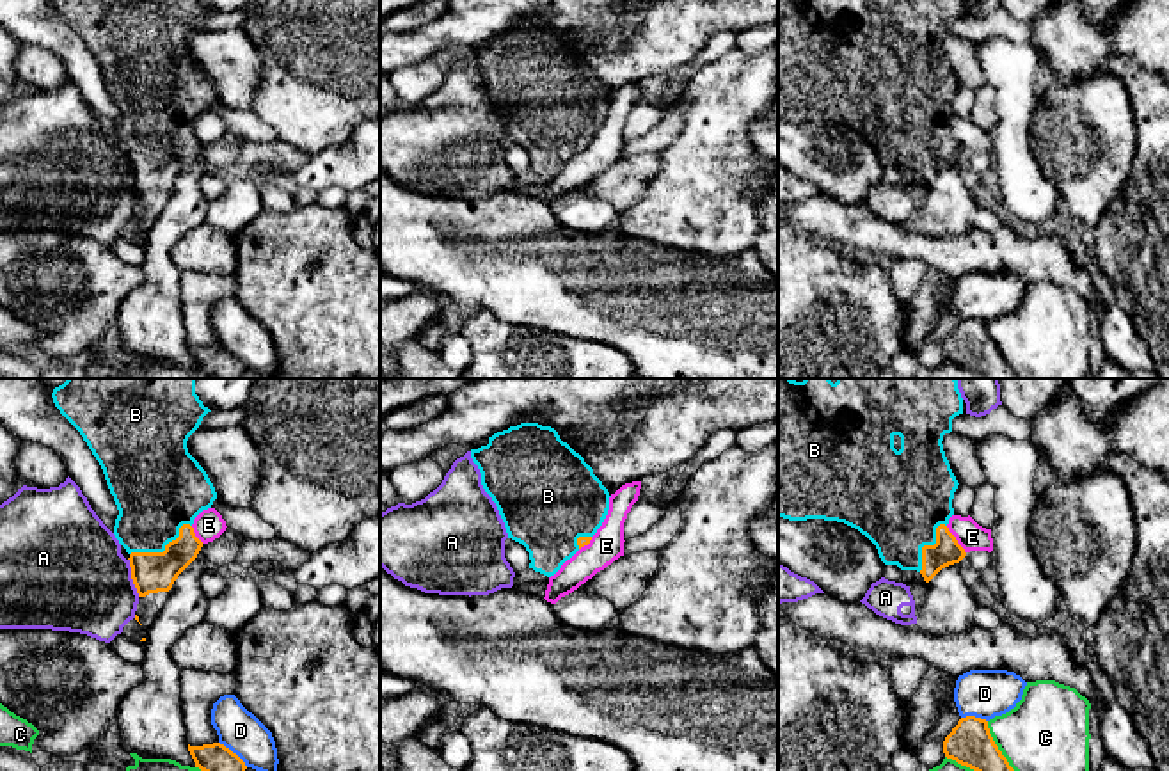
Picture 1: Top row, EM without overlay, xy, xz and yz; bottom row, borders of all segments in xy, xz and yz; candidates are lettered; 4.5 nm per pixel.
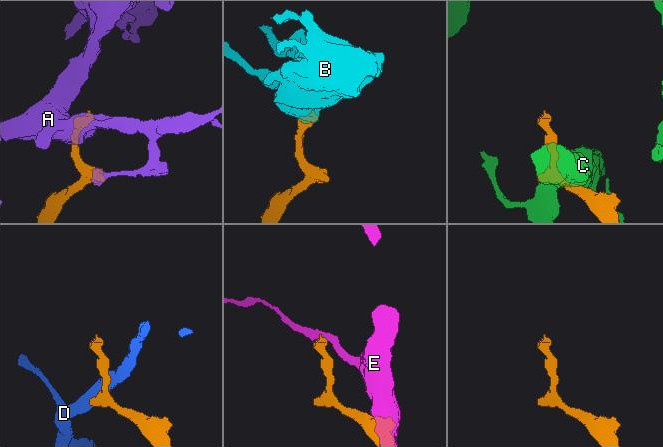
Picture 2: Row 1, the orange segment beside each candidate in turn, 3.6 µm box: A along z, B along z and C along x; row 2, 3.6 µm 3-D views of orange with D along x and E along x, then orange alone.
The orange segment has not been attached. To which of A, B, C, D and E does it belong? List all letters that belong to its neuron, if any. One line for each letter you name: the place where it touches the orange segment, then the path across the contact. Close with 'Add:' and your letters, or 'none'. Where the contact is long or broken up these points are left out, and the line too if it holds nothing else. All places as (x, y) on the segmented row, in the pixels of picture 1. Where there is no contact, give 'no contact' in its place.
B: meets orange in xy at (166, 549); runs through xy (151, 572), (157, 558), (166, 549), (155, 528), (155, 496)
Add: B

